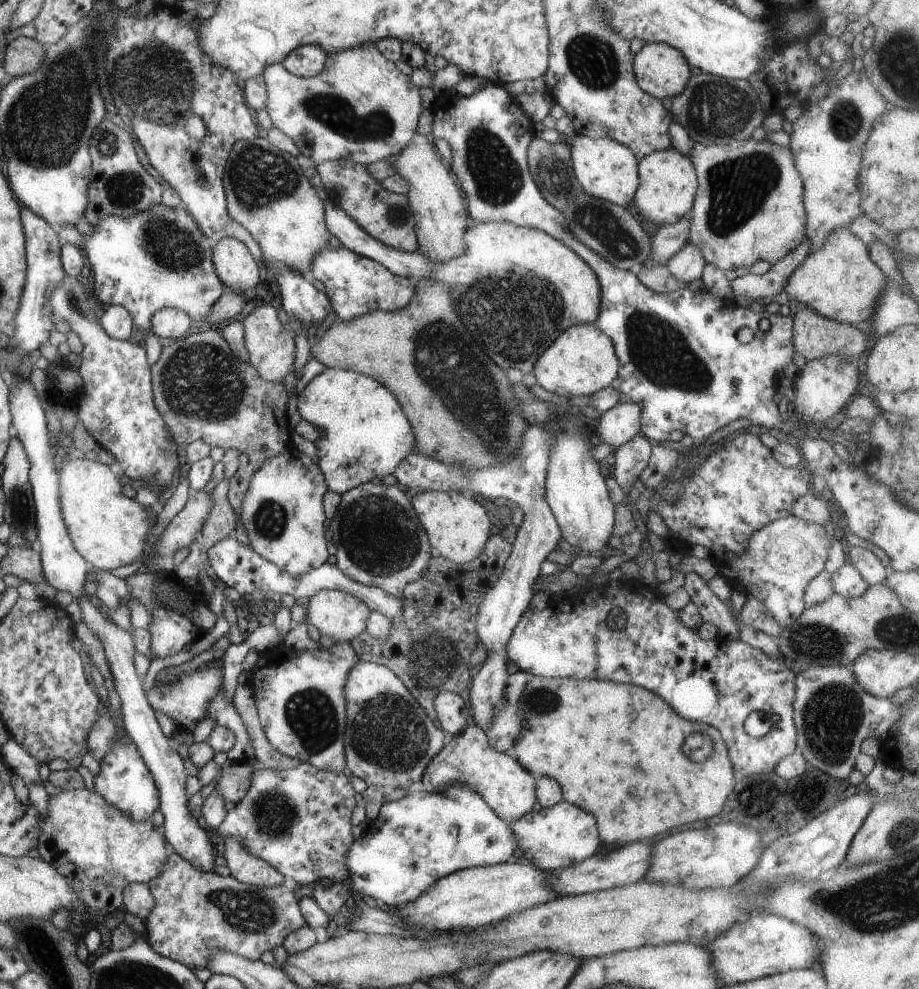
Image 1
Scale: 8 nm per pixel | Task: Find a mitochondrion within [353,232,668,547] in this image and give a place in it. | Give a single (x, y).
(443, 356)

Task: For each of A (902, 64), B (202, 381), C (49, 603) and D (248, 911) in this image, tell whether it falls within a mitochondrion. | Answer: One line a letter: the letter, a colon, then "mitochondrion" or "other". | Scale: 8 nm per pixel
A: mitochondrion
B: mitochondrion
C: other
D: mitochondrion

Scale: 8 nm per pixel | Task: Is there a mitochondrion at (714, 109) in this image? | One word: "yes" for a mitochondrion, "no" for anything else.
yes

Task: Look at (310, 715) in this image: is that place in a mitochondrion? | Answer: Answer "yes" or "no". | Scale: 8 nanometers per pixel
yes

